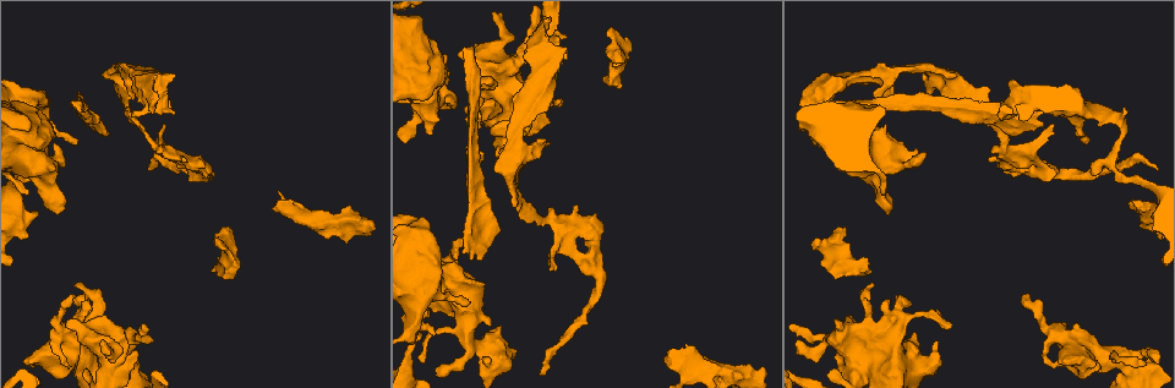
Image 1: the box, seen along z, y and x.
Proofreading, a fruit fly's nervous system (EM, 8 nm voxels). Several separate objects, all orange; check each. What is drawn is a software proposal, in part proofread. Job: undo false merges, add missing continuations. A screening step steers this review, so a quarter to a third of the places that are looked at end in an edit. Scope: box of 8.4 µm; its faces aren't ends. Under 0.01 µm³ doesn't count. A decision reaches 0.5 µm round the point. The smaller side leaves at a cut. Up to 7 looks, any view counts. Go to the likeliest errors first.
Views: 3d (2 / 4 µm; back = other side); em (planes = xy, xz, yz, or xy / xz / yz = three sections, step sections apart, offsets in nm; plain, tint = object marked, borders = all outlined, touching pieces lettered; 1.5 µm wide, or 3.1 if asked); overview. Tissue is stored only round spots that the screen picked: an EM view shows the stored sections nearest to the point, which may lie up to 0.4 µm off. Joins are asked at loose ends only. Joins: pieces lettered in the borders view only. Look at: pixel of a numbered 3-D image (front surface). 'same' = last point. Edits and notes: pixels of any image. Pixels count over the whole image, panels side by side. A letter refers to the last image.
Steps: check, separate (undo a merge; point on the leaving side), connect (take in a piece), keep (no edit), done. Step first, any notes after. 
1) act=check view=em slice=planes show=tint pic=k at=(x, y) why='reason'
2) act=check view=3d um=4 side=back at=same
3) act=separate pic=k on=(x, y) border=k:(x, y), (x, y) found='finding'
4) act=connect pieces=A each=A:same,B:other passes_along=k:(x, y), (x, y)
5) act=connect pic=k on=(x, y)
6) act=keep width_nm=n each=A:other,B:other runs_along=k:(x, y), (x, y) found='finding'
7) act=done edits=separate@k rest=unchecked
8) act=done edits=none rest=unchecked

act=check view=em slice=xz step=4 show=borders pic=1 at=(1029, 297)

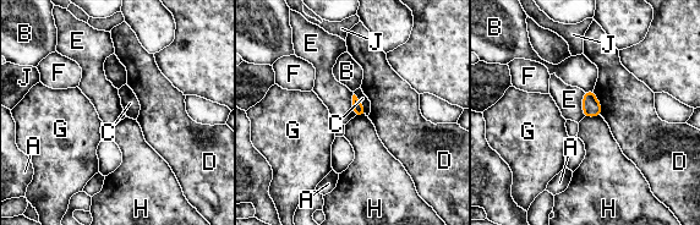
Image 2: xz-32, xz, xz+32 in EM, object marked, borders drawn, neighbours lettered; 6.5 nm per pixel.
act=check view=em slice=planes show=borders at=same why='cut it another way'

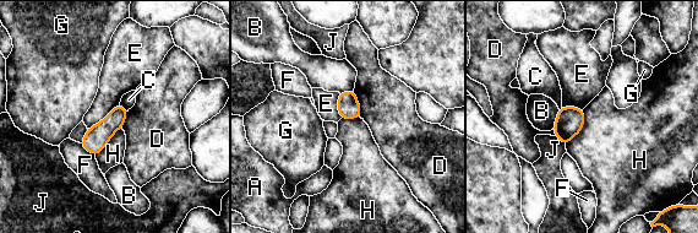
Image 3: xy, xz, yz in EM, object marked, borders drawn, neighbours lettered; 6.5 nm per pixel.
act=keep longest_contact=E:280nm each=A:other,B:other,C:other,D:other,E:other,F:other,G:other,H:other,J:other border=3:(583, 109), (583, 128), (566, 145) found='no lettered piece goes on from it'

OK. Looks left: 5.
act=check view=3d um=2 pic=1 at=(1108, 163) why='branch point'

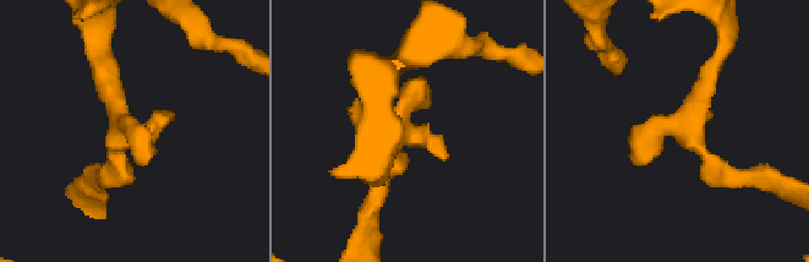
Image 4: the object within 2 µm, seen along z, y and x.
act=check view=em slice=planes show=plain pic=4 at=(120, 131) why='now the EM'

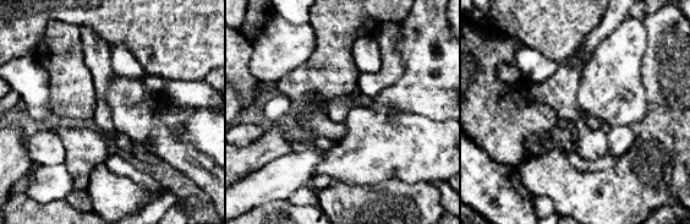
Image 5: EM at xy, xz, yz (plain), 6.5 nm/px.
act=check view=em slice=planes show=borders at=same why='what lies round it'

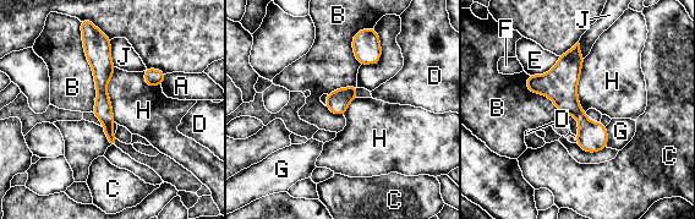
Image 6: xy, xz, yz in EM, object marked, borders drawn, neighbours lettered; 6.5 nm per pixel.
act=keep longest_contact=B:600nm each=A:other,B:other,C:other,D:other,E:other,F:other,G:other,H:other,J:other border=6:(78, 21), (96, 88), (93, 111) found='all the same cell'

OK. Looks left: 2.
act=done edits=none rest=unchecked

